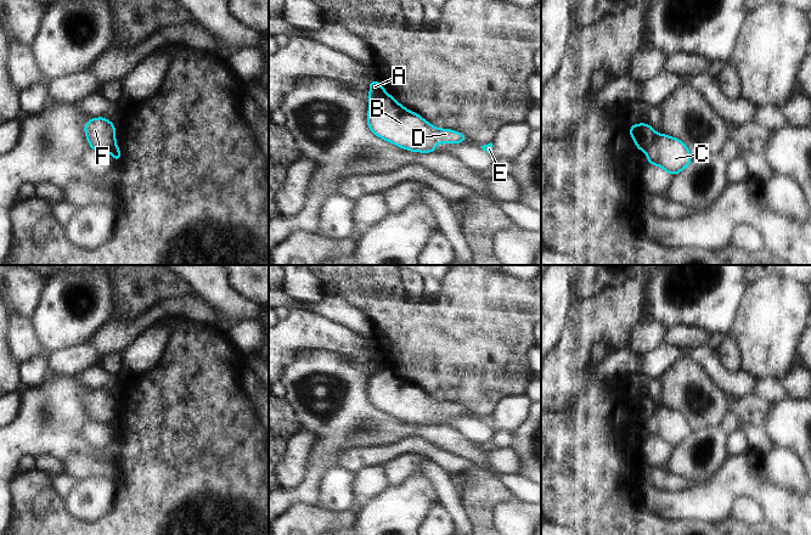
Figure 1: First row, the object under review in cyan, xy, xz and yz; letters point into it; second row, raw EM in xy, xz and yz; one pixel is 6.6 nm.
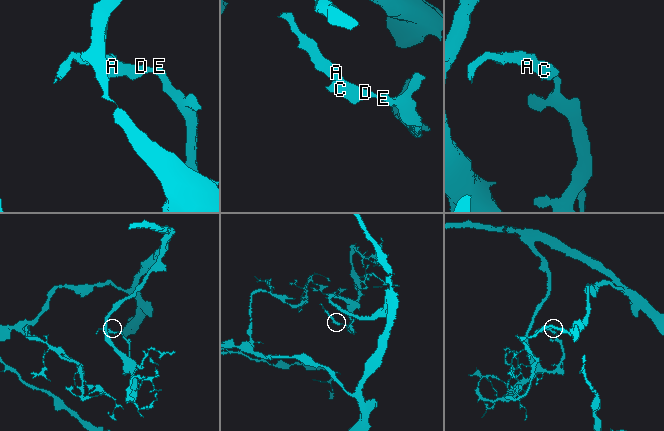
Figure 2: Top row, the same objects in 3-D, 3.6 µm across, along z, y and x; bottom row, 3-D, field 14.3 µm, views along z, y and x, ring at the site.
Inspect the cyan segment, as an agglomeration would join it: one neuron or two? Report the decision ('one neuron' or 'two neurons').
two neurons

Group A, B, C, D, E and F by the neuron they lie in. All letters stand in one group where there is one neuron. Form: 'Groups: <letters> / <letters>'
Groups: A F / B C D E.

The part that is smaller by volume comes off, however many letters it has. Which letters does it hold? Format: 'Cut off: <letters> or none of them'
Cut off: A, F.

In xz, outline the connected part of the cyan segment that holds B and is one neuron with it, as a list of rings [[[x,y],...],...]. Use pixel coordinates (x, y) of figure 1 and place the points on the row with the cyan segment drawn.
[[[392,95],[368,107],[367,126],[378,137],[412,152],[435,152],[435,143],[468,142],[450,129],[437,129],[419,114],[406,109]]]

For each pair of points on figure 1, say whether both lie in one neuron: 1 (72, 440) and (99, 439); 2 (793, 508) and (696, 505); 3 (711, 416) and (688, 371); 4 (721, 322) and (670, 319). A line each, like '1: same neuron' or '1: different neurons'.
1: different neurons
2: same neuron
3: same neuron
4: same neuron

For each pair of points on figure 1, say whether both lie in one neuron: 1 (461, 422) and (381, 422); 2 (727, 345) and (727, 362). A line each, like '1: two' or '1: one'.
1: two
2: one

